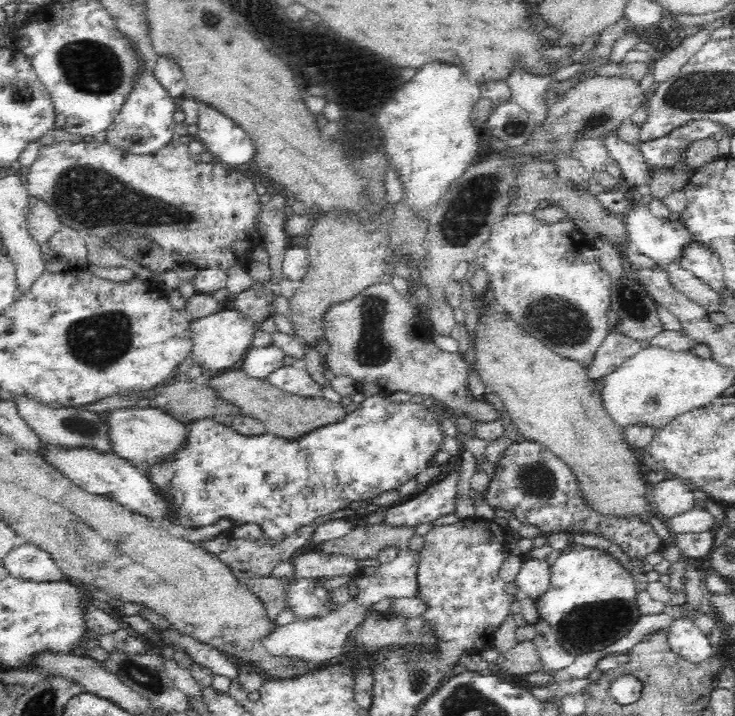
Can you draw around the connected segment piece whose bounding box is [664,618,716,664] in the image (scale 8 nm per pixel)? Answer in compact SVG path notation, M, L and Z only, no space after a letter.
M682 618L674 620L670 628L664 632L664 636L676 654L684 656L686 660L692 660L694 664L700 664L702 660L716 656L712 652L710 640L702 634L702 630L694 622Z

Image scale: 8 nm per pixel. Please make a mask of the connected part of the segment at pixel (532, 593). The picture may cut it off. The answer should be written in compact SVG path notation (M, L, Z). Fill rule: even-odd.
M530 554L522 556L520 572L516 576L516 584L520 586L520 596L536 598L548 590L552 580L552 568L546 560L536 560Z

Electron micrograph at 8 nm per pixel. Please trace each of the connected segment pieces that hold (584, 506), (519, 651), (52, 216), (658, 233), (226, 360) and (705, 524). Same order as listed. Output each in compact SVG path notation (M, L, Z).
M540 442L512 444L496 470L498 472L490 482L486 502L494 510L502 508L512 512L520 524L538 526L544 536L564 530L576 530L578 534L604 534L610 542L622 546L626 554L640 560L646 560L656 550L664 550L654 526L636 512L622 512L620 516L600 512L580 488L580 480L572 468Z
M526 640L506 652L504 660L500 662L500 668L506 674L530 674L530 672L542 672L544 664L540 660L534 640Z
M30 198L30 214L28 214L28 234L34 244L42 246L50 242L50 238L64 228L64 222L60 220L58 212L48 206L48 202L40 198Z
M630 200L630 204L632 206L628 208L626 216L622 216L622 220L626 224L626 232L628 232L630 250L652 258L658 264L658 268L662 268L664 264L668 264L672 260L680 260L684 246L692 238L692 234L686 230L686 224L680 218L660 220L658 216L654 216L650 212L650 206L646 206L646 204L640 204L640 202L634 202L634 200Z
M222 308L222 312L218 312L218 314L212 314L206 318L196 318L196 320L192 318L190 340L192 340L190 358L194 360L194 366L200 366L202 372L210 370L210 372L218 374L220 370L226 372L238 360L244 358L244 352L252 342L252 326L250 326L250 322L242 320L236 312Z
M696 506L694 510L666 520L670 534L704 534L716 530L716 520L708 508Z

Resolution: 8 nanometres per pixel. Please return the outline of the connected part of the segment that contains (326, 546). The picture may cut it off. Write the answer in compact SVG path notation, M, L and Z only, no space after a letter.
M384 524L358 526L350 534L338 540L312 544L312 550L324 556L350 556L350 558L378 558L386 546L406 546L408 540L416 534L416 528L388 528Z

